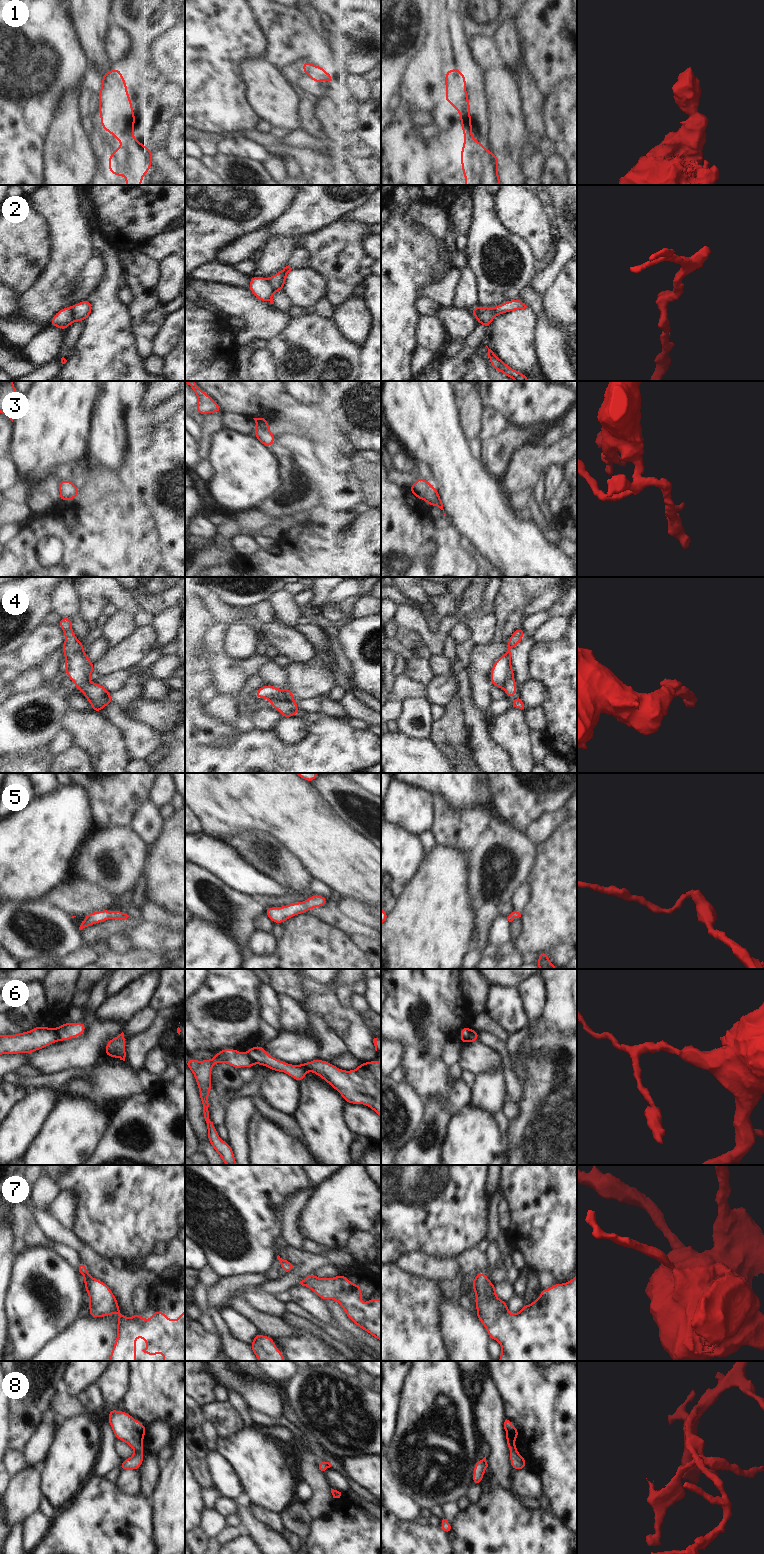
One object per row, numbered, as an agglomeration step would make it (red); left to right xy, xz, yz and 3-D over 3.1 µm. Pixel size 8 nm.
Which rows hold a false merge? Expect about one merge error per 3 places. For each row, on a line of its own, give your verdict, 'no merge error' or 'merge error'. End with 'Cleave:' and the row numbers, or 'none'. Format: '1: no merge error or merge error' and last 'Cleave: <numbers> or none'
1: no merge error
2: merge error
3: no merge error
4: no merge error
5: no merge error
6: merge error
7: no merge error
8: merge error
Cleave: 2, 6, 8

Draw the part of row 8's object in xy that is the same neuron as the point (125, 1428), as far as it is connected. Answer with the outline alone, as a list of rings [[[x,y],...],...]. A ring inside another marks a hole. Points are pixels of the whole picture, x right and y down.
[[[109,1409],[109,1422],[115,1439],[119,1439],[128,1444],[135,1452],[141,1452],[143,1448],[143,1440],[145,1438],[146,1426],[134,1419],[125,1411],[117,1411]]]

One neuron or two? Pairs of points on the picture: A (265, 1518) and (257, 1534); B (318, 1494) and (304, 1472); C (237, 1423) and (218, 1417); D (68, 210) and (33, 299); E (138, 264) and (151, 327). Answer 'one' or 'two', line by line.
A: two
B: one
C: one
D: one
E: one

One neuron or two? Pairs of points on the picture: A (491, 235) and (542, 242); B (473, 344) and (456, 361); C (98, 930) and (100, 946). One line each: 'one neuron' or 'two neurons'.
A: two neurons
B: one neuron
C: two neurons

